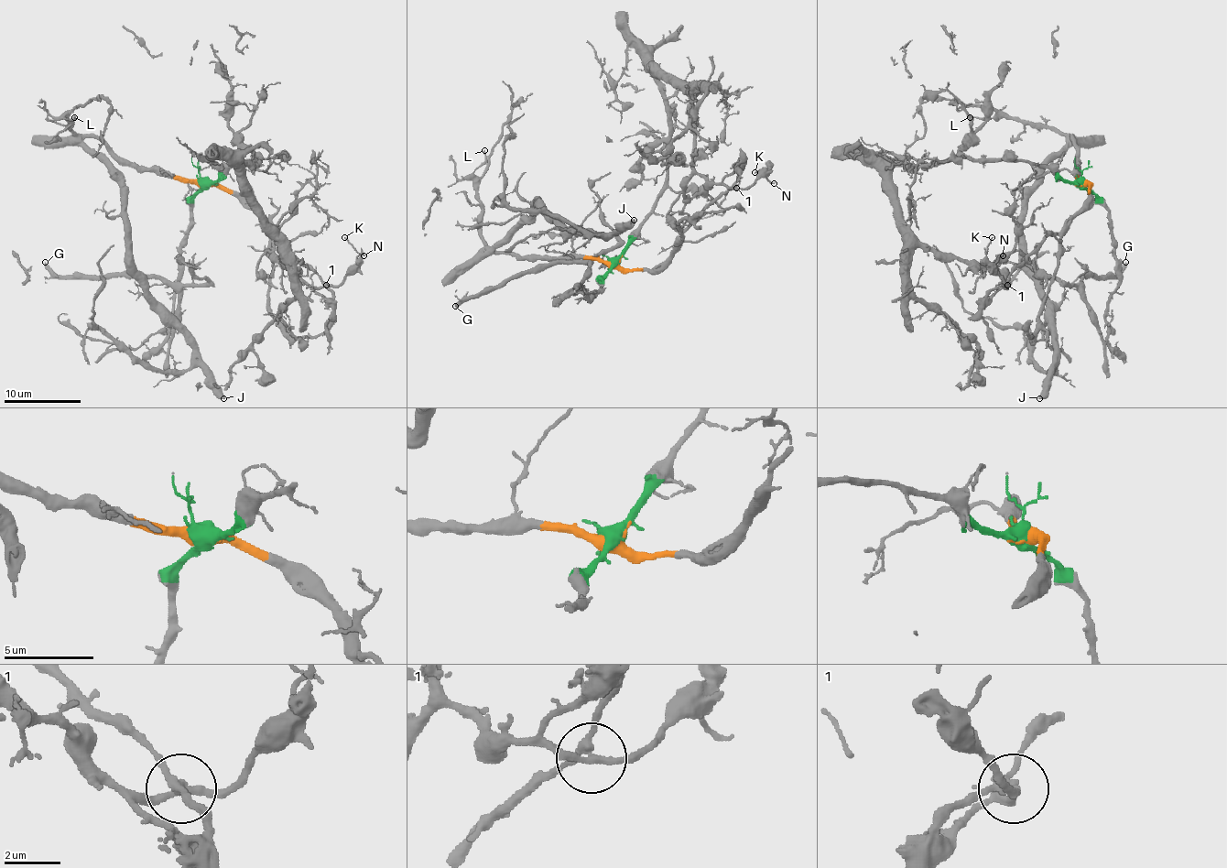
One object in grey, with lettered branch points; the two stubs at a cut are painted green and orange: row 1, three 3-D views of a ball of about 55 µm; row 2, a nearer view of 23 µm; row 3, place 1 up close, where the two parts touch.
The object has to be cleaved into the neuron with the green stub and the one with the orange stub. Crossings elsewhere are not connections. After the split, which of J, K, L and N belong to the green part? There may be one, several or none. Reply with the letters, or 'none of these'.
K, N

